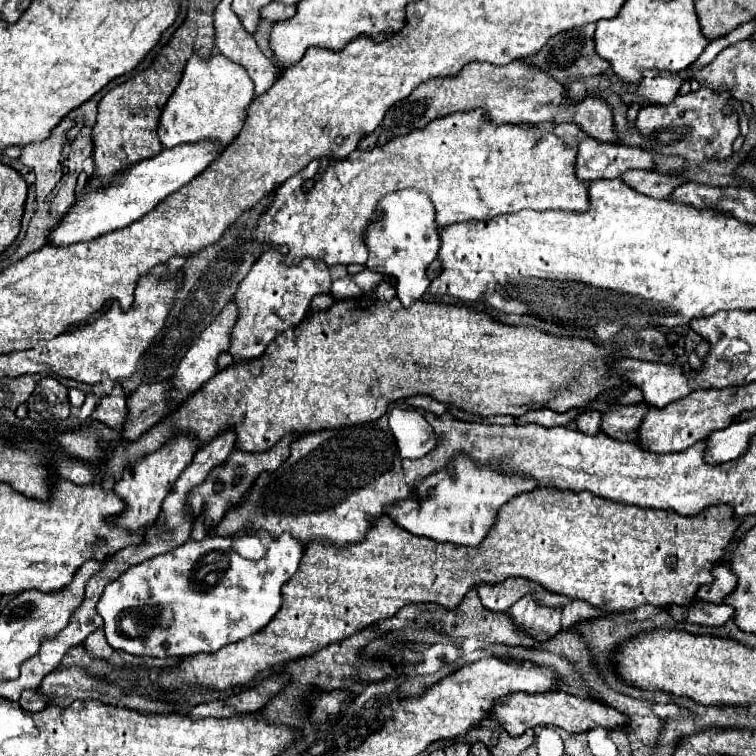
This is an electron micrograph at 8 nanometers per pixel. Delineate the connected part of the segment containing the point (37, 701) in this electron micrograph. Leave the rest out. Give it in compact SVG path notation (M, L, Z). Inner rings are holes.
M24 690L22 696L20 696L20 706L30 710L30 712L38 712L38 710L44 710L46 704L42 700L40 694L36 694L34 690Z

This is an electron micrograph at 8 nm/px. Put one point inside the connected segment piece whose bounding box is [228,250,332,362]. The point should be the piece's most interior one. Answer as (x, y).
(272, 298)

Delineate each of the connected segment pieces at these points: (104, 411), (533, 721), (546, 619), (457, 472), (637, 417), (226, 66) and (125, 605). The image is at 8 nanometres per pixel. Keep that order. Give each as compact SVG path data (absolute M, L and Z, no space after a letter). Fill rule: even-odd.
M116 384L110 394L100 398L100 402L98 402L96 410L92 412L90 420L98 420L98 422L102 422L110 428L114 428L118 424L122 426L128 418L126 402L128 402L128 394L124 392L124 388L120 384Z
M516 692L512 696L502 698L504 702L496 706L496 712L492 712L492 718L496 718L500 722L500 726L508 732L508 734L524 734L526 730L534 728L534 726L558 726L562 730L566 730L568 734L584 734L590 732L594 728L606 728L606 730L614 730L614 728L624 728L628 722L628 716L618 712L616 708L602 704L598 700L580 700L574 694L566 694L566 692L544 692L544 694L528 694L528 692Z
M532 594L520 598L512 610L508 610L508 616L538 640L548 640L562 630L562 622L560 618L554 618L554 610L534 602Z
M456 456L448 470L434 472L422 484L418 484L418 500L402 500L396 506L390 506L386 514L416 536L462 546L478 546L488 528L494 524L498 510L514 496L534 488L534 480L502 476L496 464L480 468L470 458Z
M646 402L614 408L602 416L602 432L624 442L634 442L638 440L640 424L648 416L648 412L650 404Z
M196 52L190 56L178 88L172 92L162 110L158 122L158 138L164 148L174 148L178 144L206 138L218 138L220 142L228 144L242 130L252 98L254 84L242 66L230 62L220 52L214 52L206 58Z
M264 532L264 544L270 544L268 552L260 560L246 560L234 548L232 540L226 538L206 538L206 540L188 540L170 554L160 554L150 562L142 562L126 570L116 582L110 582L98 602L98 614L104 618L104 634L112 648L124 650L132 656L194 656L200 652L218 652L220 648L234 644L258 630L262 630L274 614L280 610L280 590L298 570L304 544L300 544L290 534L272 538ZM124 610L152 610L158 618L152 628L142 632L138 638L130 638L120 632L120 614Z

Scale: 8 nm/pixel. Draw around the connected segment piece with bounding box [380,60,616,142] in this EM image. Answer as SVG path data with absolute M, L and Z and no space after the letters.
M522 60L512 62L510 66L490 66L486 62L470 62L470 66L464 66L462 72L458 74L458 78L446 78L446 82L424 82L422 86L418 86L410 96L398 100L384 116L384 122L380 128L390 130L394 136L404 136L410 134L414 130L414 126L422 128L428 122L442 118L442 116L450 116L454 112L470 112L482 108L488 116L490 122L494 124L544 124L544 122L574 122L578 124L588 136L596 138L596 140L606 140L606 142L614 142L614 132L612 132L612 110L610 106L598 98L596 94L588 94L580 104L576 104L574 100L570 100L562 88L560 82L552 80L550 76L542 74L542 72L534 72L528 66L524 66Z

